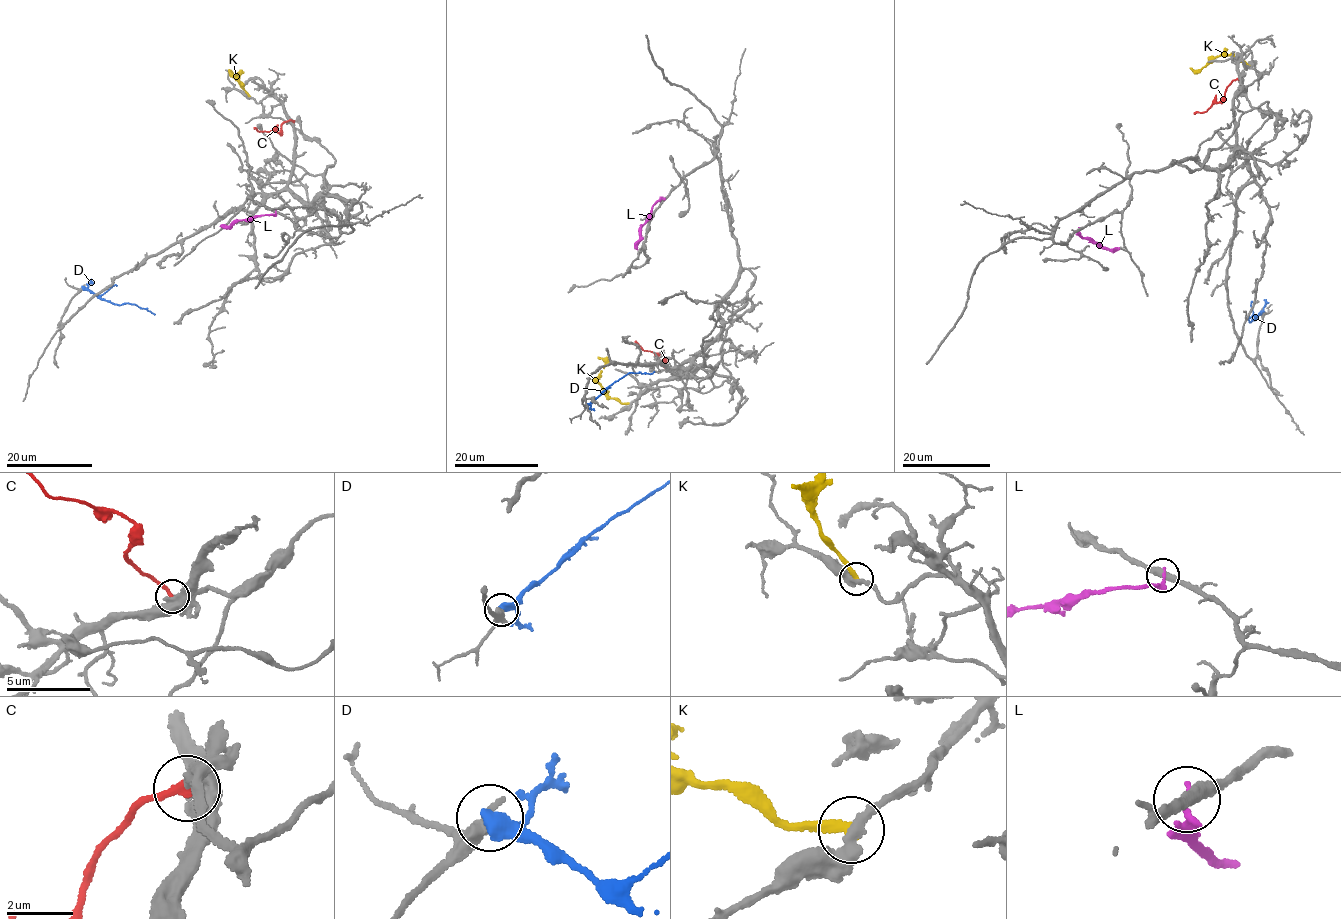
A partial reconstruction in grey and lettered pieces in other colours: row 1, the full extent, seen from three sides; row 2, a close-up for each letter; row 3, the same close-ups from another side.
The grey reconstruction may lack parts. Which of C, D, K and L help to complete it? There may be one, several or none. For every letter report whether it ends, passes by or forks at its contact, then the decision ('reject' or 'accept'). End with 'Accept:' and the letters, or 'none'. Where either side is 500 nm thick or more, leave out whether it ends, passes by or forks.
C: it ends | accept
D: it passes by | reject
K: it ends | reject
L: it ends | reject
Accept: C

